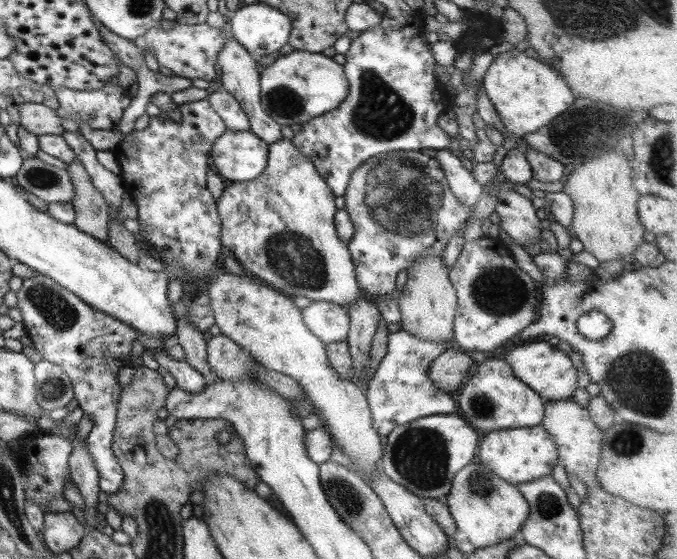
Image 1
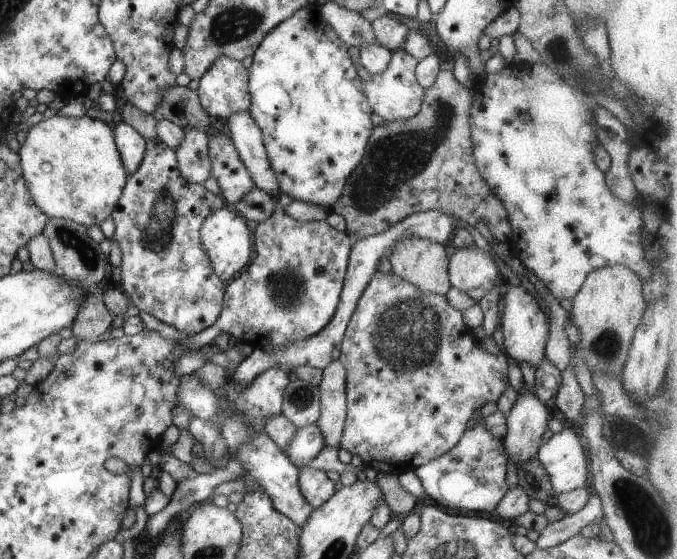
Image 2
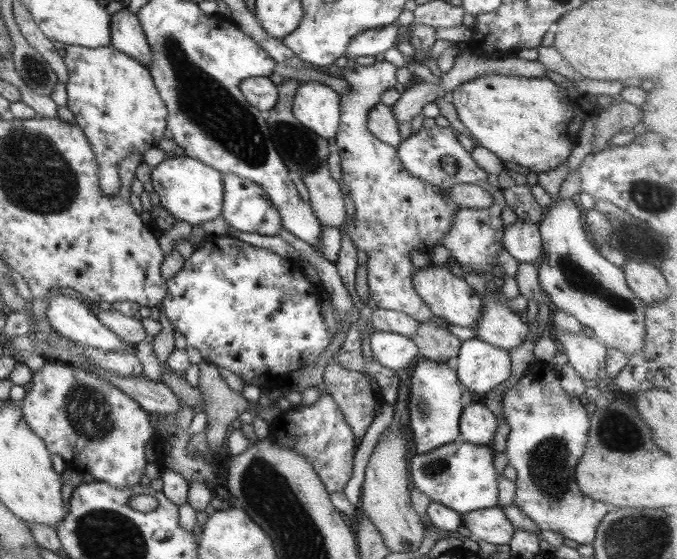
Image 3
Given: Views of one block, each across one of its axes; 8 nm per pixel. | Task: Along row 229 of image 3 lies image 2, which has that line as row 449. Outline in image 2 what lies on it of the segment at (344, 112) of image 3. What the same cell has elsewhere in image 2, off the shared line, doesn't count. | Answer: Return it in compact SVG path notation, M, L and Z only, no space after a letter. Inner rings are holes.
M373 272L355 303L355 308L341 339L340 355L337 358L345 371L344 390L346 396L346 417L341 440L339 440L339 448L344 448L352 455L357 454L366 467L374 468L376 472L400 475L407 471L414 471L419 465L433 460L435 456L439 456L439 454L443 454L443 452L447 452L449 448L455 446L455 443L463 434L467 420L480 411L485 404L497 402L508 385L507 354L501 351L499 354L493 355L480 348L471 329L467 329L463 324L461 314L462 311L451 308L444 295L425 294L419 288L401 280L392 272Z

